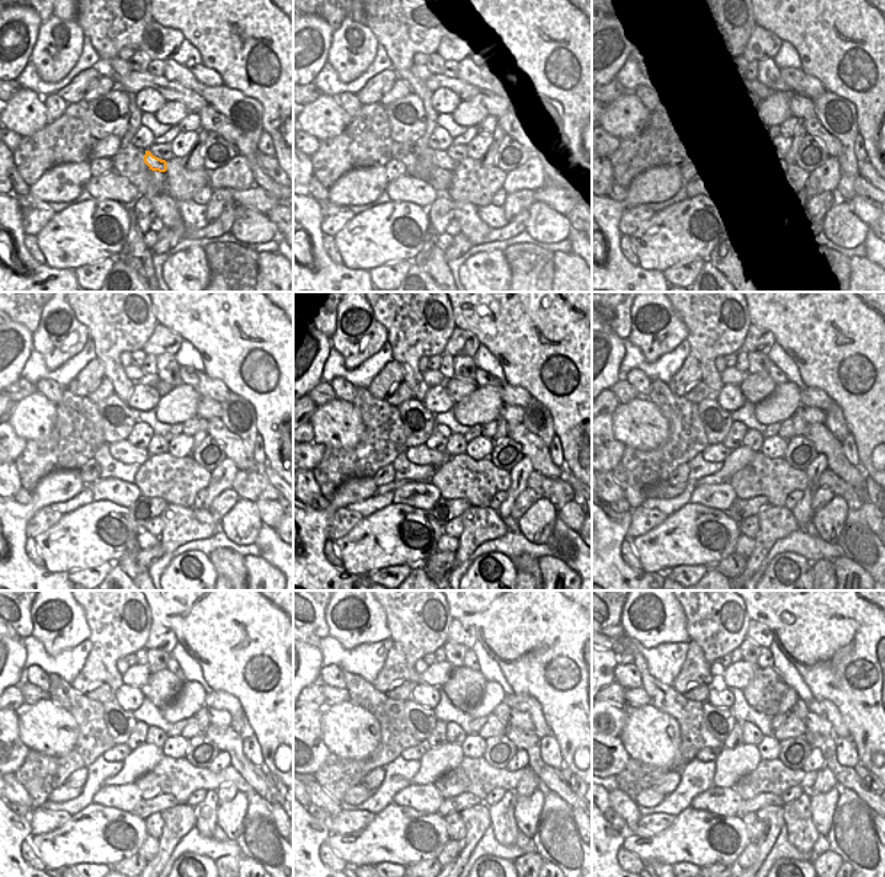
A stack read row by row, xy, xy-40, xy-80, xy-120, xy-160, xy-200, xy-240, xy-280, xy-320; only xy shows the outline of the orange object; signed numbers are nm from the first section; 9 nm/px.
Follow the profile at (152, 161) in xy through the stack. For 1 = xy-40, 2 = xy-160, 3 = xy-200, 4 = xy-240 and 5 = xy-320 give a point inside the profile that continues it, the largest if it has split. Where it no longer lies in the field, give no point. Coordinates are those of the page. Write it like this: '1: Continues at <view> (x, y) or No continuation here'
1: Continues at xy-40 (440, 159)
2: Continues at xy-160 (420, 455)
3: Continues at xy-200 (716, 453)
4: Continues at xy-240 (119, 752)
5: Continues at xy-320 (705, 755)

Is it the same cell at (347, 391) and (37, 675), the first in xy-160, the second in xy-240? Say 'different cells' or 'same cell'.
same cell

